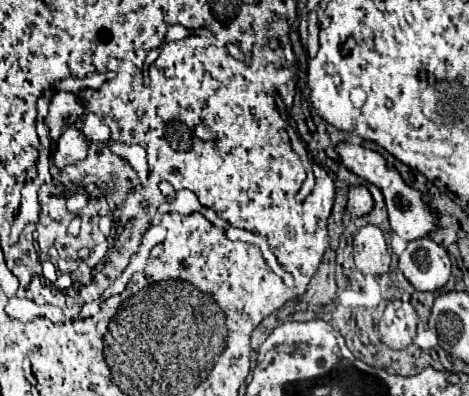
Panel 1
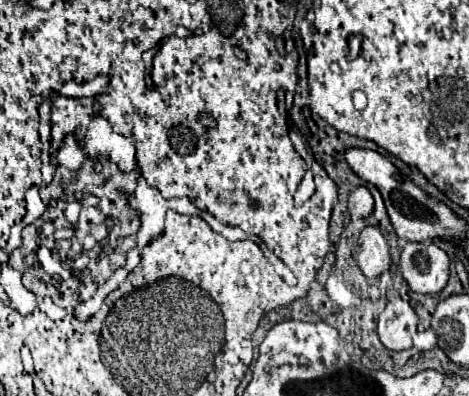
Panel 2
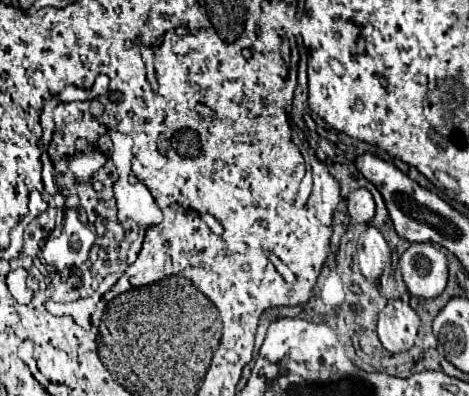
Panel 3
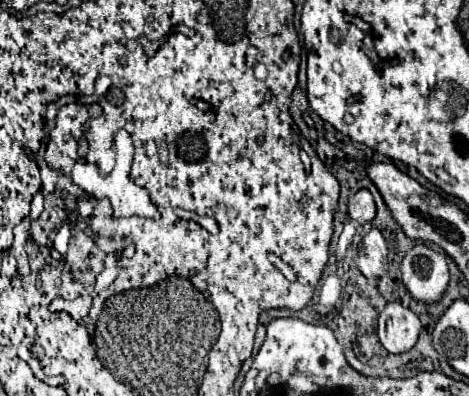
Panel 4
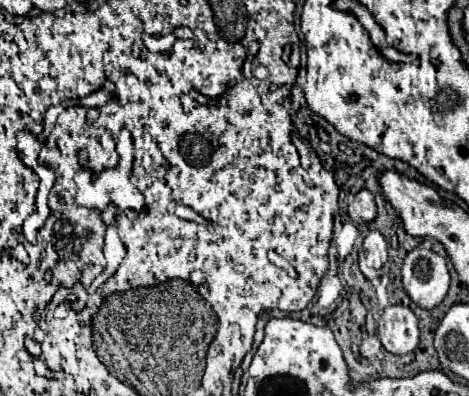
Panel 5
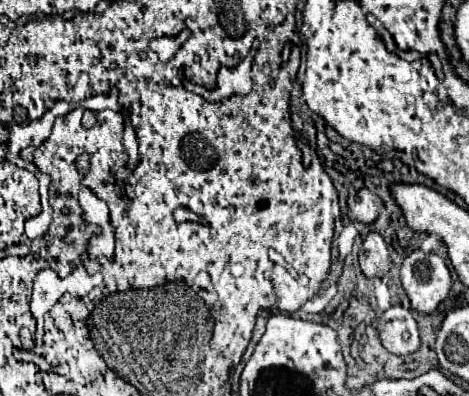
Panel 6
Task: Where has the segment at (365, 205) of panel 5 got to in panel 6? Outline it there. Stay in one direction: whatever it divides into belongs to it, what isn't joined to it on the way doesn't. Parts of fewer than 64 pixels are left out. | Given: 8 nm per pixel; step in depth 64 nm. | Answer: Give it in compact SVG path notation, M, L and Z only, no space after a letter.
M362 188L357 194L356 206L352 208L352 218L362 224L372 224L379 216L377 196L367 188Z

